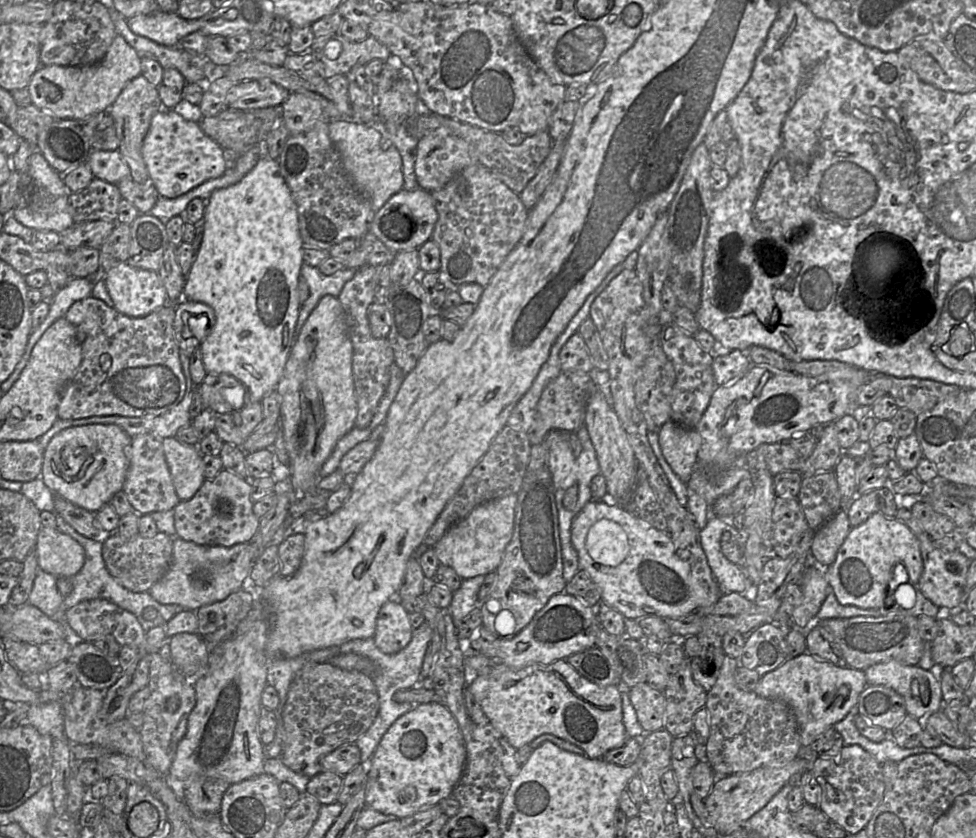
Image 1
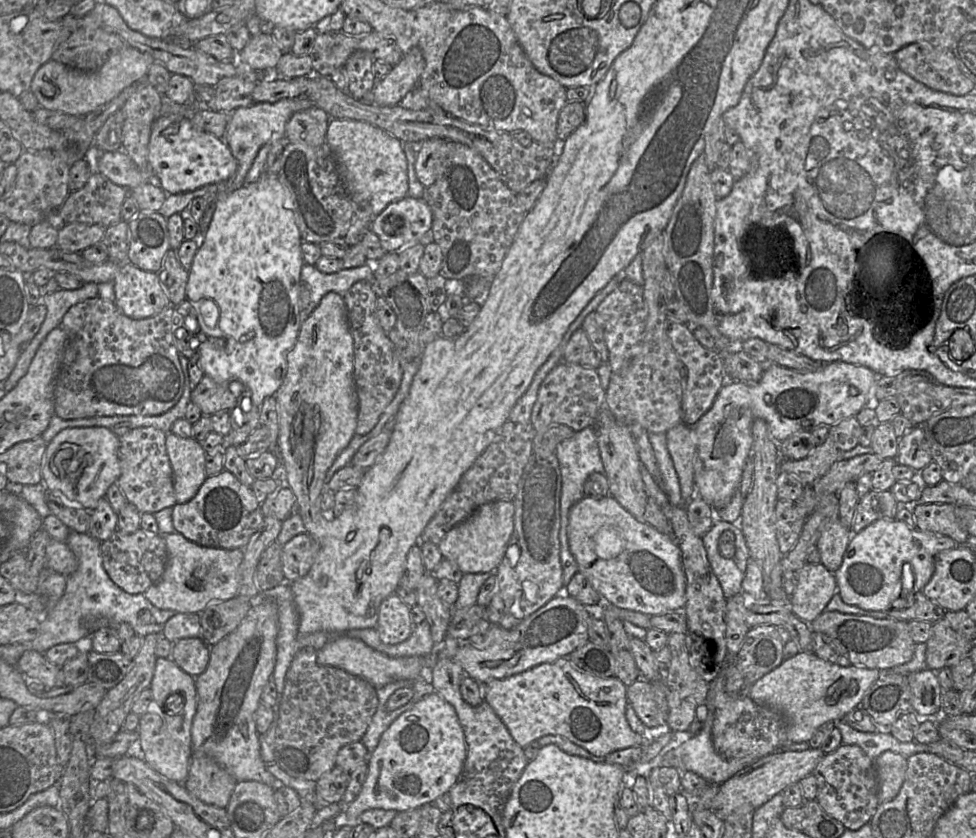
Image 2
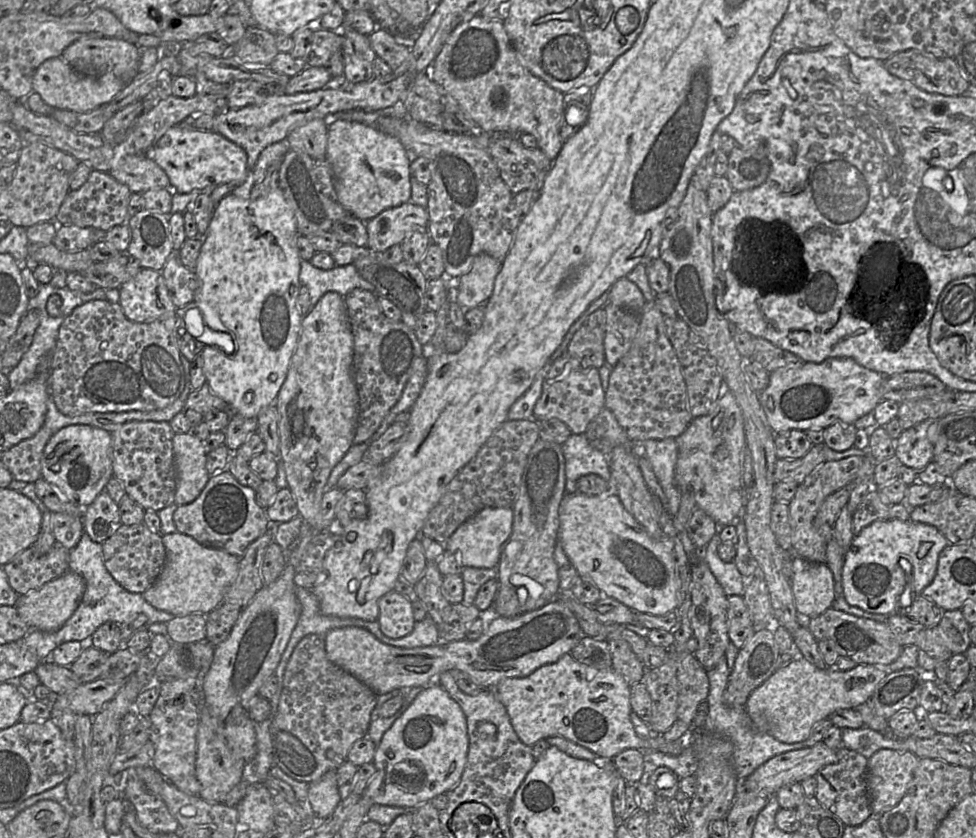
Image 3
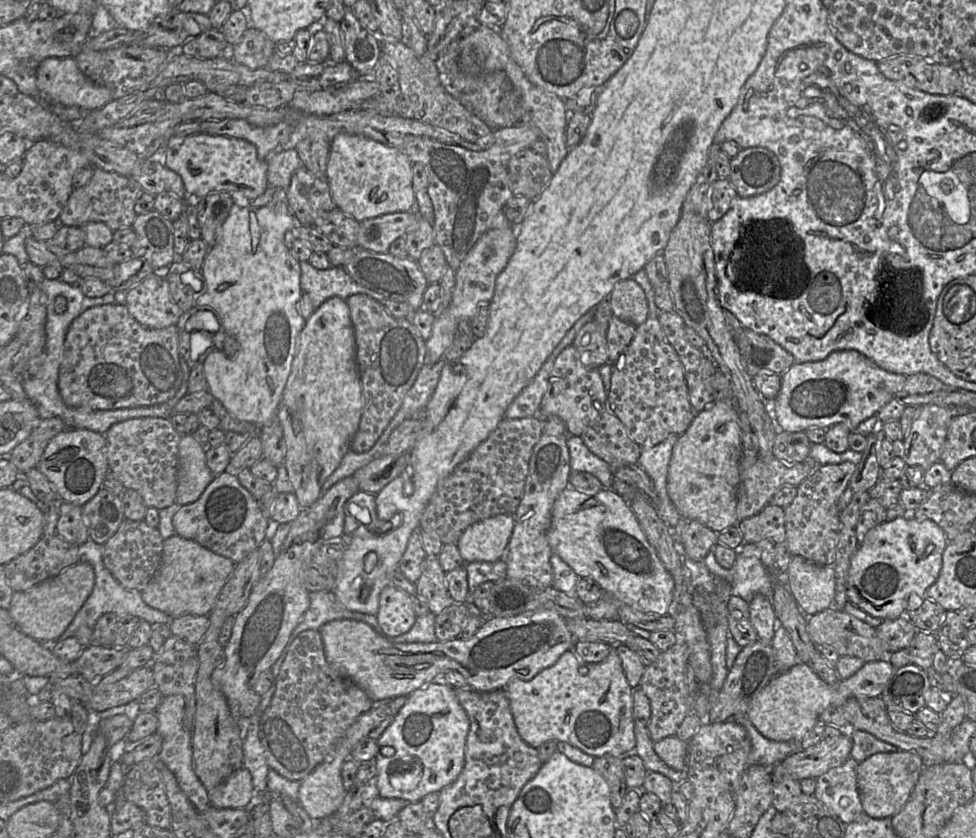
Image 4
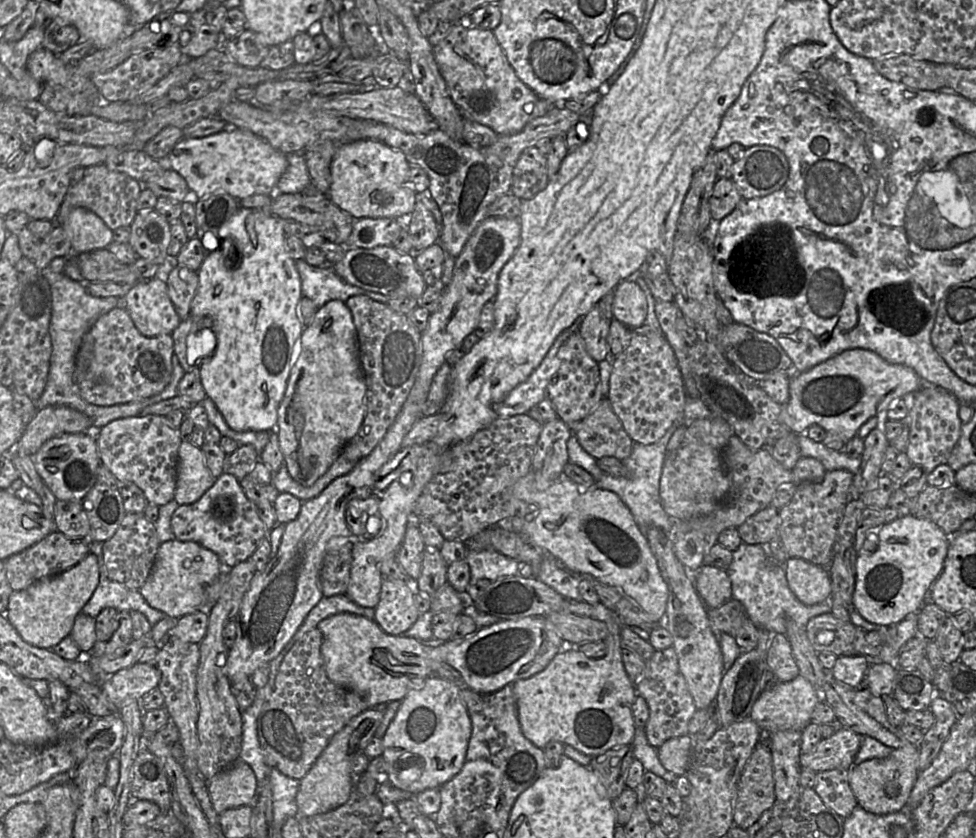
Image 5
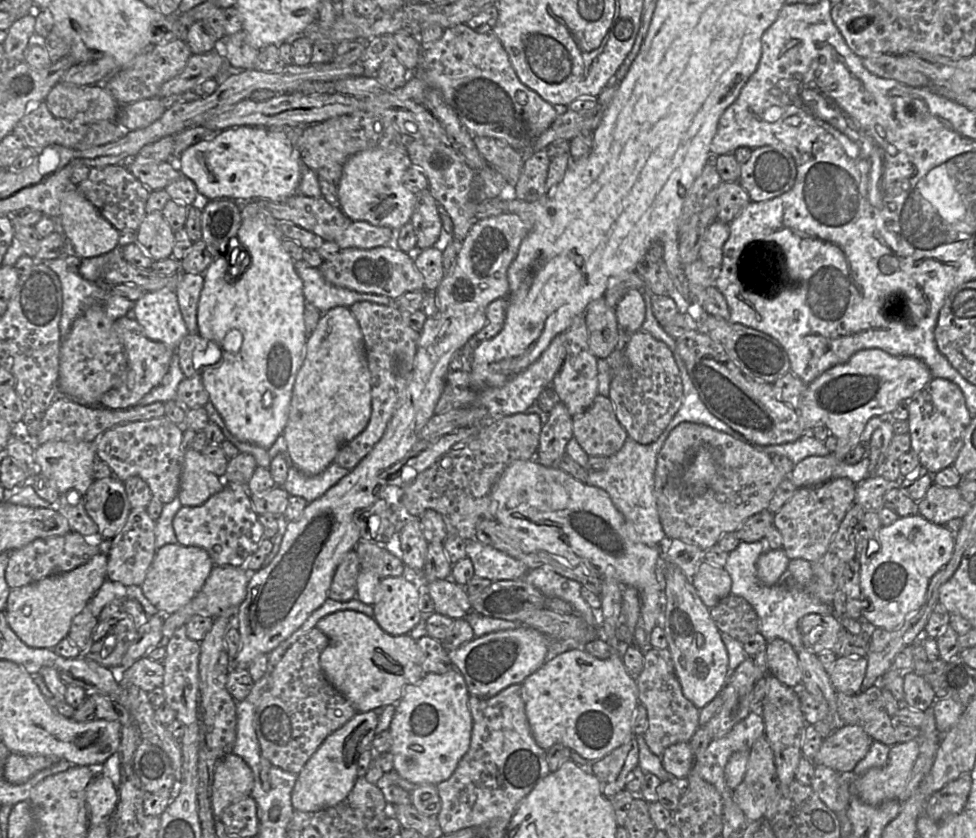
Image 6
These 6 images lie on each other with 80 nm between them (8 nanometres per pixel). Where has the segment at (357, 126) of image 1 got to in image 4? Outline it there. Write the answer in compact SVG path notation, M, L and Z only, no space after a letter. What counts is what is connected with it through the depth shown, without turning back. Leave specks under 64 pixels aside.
M337 134L330 143L327 181L332 199L358 222L384 214L411 211L415 205L412 161L399 149L359 135Z

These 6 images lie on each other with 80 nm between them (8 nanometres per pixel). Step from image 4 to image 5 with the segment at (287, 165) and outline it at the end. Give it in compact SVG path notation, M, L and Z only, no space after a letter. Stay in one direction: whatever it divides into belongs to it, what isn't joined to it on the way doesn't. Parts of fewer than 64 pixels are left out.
M303 153L286 154L288 166L279 178L276 192L281 194L303 193L311 186L311 178Z

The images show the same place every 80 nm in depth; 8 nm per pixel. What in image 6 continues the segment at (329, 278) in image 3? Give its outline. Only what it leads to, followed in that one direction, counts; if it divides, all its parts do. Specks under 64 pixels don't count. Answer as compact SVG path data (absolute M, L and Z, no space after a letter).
M304 260L294 261L294 268L303 283L305 300L321 313L343 306L350 307L356 302L368 301L379 305L389 305L392 299L376 294L359 293L328 283L318 268L309 266Z

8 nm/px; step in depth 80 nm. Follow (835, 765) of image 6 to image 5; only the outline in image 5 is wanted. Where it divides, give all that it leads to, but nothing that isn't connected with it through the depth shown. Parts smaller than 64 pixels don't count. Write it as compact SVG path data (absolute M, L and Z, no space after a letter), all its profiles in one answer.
M840 727L829 738L822 738L808 753L799 758L801 768L818 773L827 770L850 770L860 747L858 733Z

